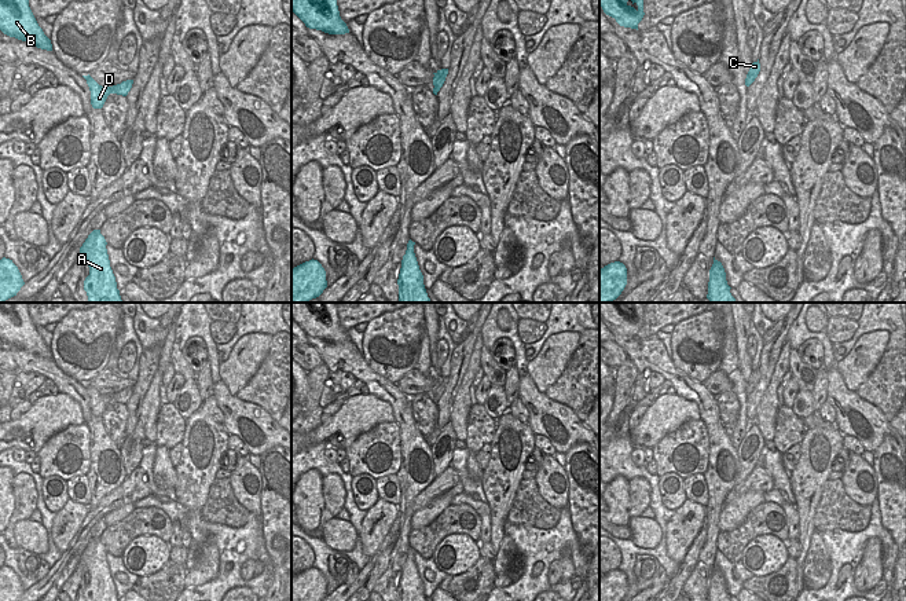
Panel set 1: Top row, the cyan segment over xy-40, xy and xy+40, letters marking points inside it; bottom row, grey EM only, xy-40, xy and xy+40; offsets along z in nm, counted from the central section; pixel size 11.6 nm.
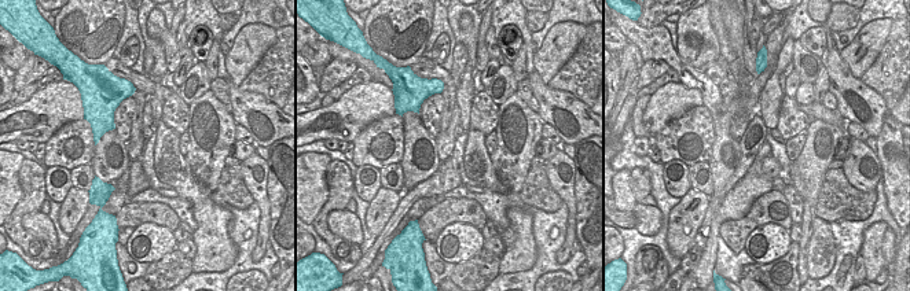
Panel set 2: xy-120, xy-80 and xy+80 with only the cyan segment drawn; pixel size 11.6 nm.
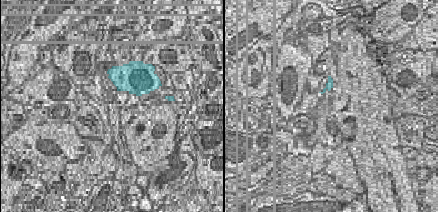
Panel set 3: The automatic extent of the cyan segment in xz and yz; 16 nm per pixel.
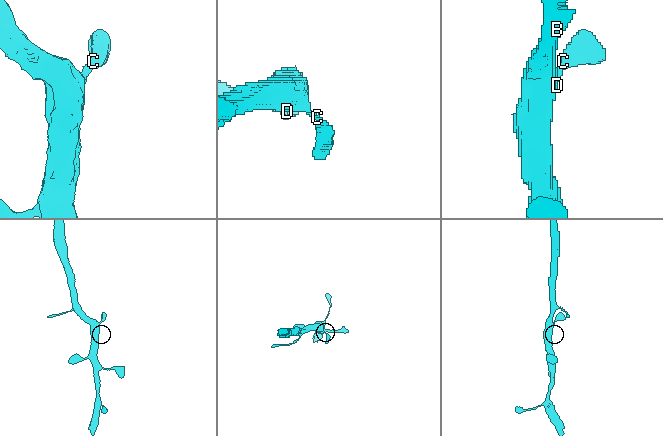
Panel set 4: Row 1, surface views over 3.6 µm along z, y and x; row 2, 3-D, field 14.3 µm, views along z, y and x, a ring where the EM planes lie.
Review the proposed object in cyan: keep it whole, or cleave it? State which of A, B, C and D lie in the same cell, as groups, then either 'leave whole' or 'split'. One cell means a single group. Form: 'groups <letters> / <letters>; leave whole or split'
groups A B C D; leave whole

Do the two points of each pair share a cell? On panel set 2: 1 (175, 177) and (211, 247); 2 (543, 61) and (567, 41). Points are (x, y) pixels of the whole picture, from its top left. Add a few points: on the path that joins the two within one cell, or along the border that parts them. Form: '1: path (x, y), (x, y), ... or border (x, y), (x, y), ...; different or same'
1: path (193, 194), (211, 217), (211, 229); same
2: path (549, 59), (561, 47); same

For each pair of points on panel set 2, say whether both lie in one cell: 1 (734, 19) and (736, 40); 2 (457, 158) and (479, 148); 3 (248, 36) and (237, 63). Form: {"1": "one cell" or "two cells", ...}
{"1": "one cell", "2": "two cells", "3": "one cell"}

